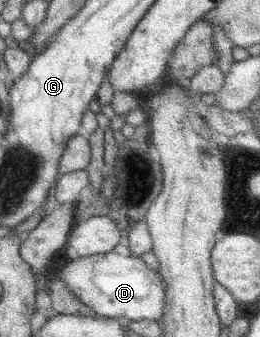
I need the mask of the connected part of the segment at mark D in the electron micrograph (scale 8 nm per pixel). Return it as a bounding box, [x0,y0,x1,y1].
[58,242,165,321]

